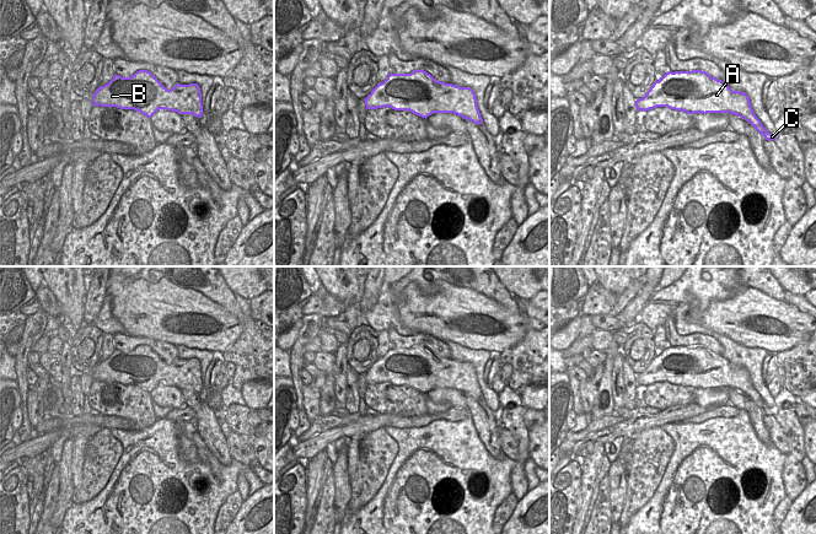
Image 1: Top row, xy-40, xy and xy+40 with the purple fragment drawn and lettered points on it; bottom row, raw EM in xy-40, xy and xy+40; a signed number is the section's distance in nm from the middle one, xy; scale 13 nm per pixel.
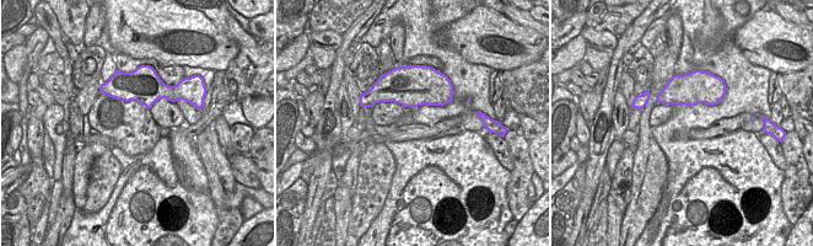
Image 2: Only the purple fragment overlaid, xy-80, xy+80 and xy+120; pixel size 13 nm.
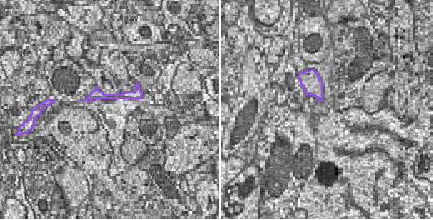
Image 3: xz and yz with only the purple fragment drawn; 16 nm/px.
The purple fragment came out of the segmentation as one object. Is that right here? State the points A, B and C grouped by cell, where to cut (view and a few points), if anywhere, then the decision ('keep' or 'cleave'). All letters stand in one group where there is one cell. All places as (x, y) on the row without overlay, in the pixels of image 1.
A B C; no cut; keep

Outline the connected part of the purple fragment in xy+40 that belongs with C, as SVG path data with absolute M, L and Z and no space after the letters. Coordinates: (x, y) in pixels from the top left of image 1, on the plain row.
M669 346L655 356L643 373L635 376L637 385L667 382L687 389L731 388L748 397L764 415L777 414L753 388L748 371L732 366L721 355L705 346Z

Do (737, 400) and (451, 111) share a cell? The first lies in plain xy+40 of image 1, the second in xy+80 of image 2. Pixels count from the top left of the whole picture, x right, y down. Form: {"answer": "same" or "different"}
{"answer": "different"}

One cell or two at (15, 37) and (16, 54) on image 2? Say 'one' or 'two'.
two

